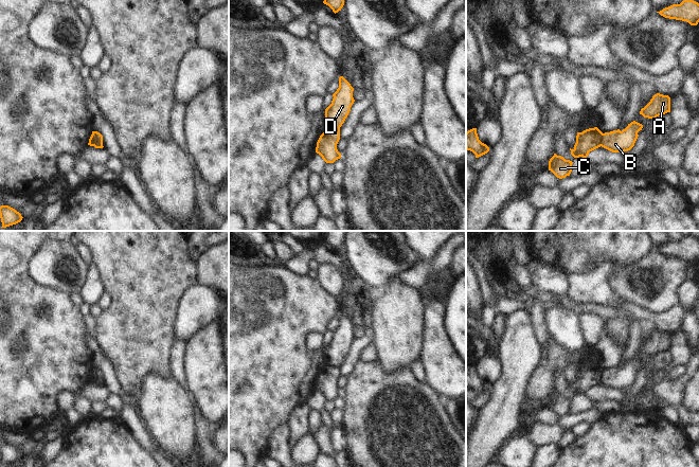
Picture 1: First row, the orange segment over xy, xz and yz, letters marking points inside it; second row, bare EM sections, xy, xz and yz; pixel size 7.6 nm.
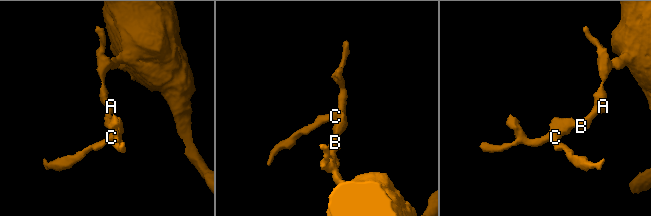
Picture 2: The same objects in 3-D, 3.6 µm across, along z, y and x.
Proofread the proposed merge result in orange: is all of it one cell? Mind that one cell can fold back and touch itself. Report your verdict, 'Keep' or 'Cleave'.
Cleave.

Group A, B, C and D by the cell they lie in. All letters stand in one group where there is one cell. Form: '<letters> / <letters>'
A B / C D

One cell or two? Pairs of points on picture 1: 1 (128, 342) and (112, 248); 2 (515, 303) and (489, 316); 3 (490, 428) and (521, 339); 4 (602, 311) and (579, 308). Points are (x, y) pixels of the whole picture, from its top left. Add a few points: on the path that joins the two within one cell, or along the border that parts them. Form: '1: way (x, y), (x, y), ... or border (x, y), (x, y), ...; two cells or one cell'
1: way (128, 319), (128, 271); one cell
2: way (508, 305), (496, 310); one cell
3: way (505, 406), (516, 375), (518, 361); one cell
4: way (596, 309), (585, 308); one cell

